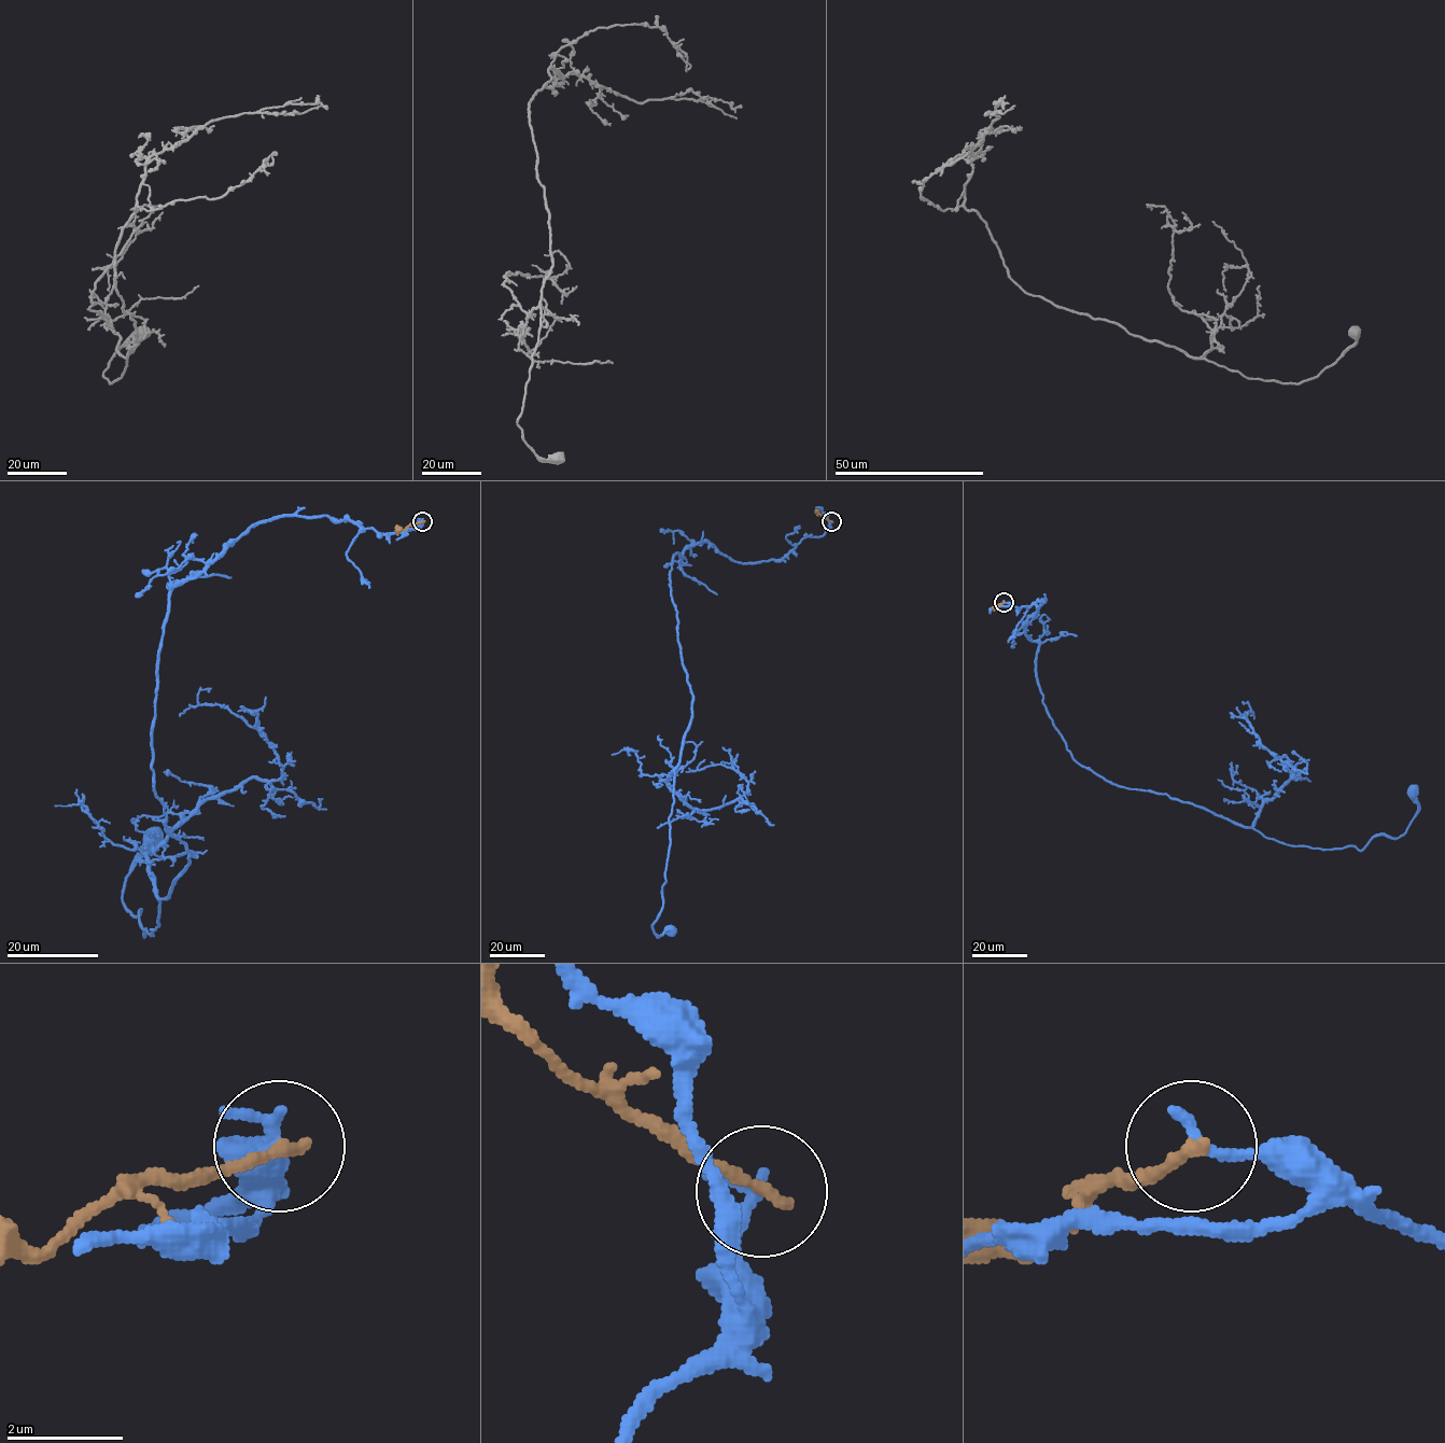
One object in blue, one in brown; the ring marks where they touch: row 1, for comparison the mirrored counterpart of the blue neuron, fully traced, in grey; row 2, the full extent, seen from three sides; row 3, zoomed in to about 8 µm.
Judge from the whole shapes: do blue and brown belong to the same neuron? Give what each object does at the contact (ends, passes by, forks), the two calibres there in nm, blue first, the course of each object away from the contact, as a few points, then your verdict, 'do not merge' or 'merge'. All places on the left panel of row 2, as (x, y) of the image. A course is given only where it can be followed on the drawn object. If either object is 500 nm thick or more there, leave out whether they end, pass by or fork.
blue ends; brown ends; calibres 240 and 240 nm; course blue (422, 521), (378, 533), (275, 516), (169, 592), (151, 767), (191, 854), (144, 936), (123, 888), (151, 837); course brown (422, 521), (396, 529); do not merge

